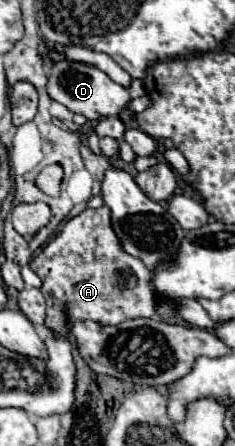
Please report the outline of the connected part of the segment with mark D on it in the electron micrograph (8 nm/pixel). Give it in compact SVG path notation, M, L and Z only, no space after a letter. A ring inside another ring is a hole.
M79 61L53 63L51 75L47 81L47 91L49 91L51 99L63 103L73 113L85 115L89 121L97 121L99 117L117 117L129 105L129 101L145 95L145 87L143 87L141 79L133 79L133 83L129 87L123 87L123 85L111 81L101 69L87 65L87 63L79 63Z

